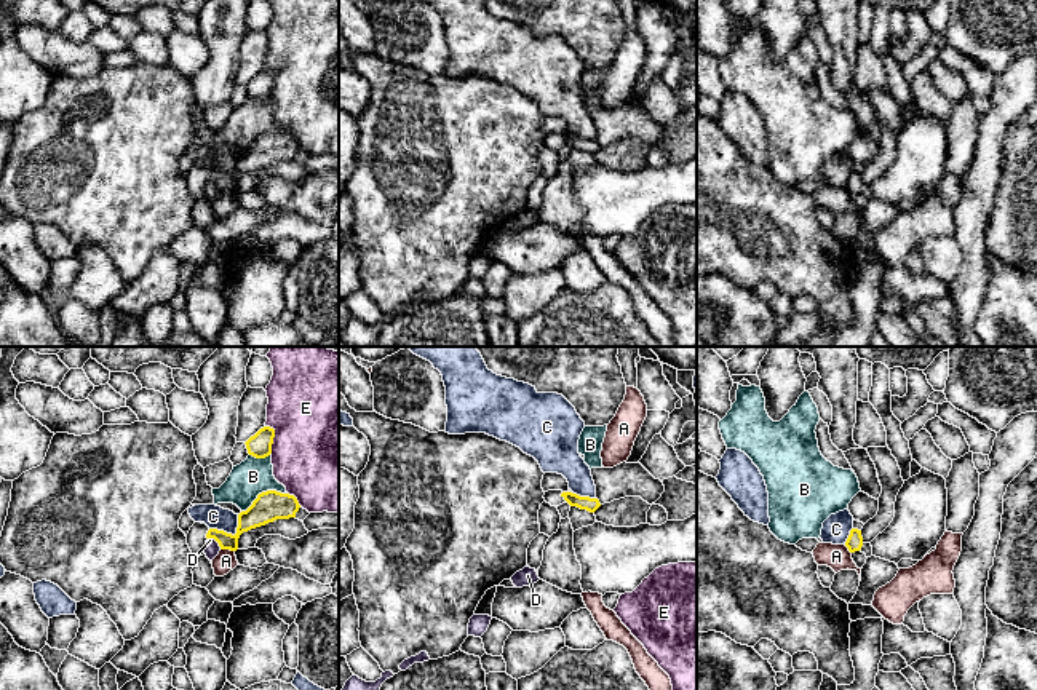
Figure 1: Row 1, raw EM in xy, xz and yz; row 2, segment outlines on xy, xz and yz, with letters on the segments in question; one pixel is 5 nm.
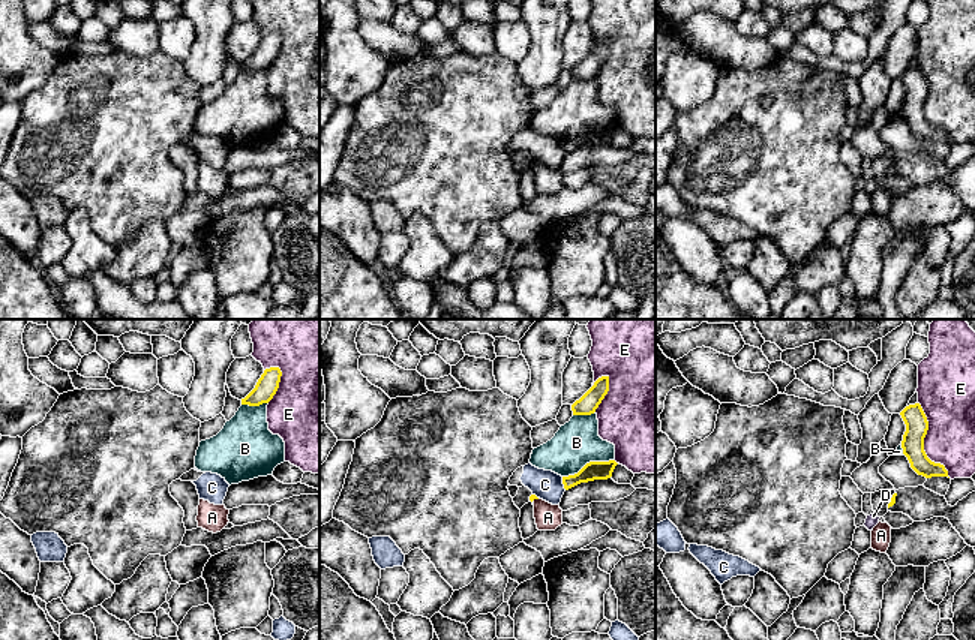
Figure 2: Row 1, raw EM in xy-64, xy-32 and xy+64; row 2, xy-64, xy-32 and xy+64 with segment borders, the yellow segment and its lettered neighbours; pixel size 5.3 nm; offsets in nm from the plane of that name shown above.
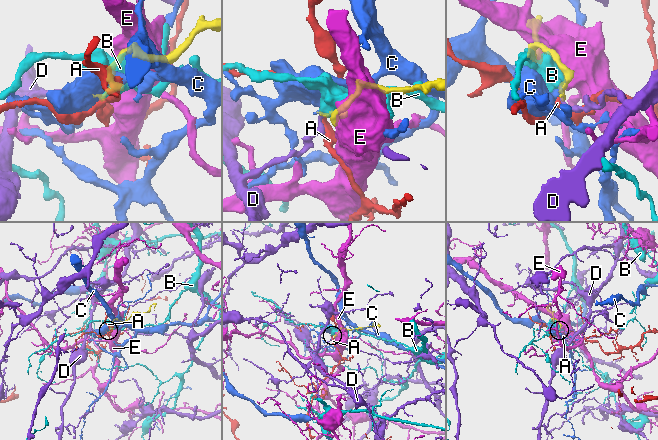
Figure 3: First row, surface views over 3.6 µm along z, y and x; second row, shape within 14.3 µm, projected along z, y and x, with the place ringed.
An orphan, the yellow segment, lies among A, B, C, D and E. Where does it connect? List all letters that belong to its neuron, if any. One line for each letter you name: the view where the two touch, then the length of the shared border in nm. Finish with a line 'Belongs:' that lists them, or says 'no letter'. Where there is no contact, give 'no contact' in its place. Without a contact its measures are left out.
D: contact in xy; length 90 nm
Belongs: D

